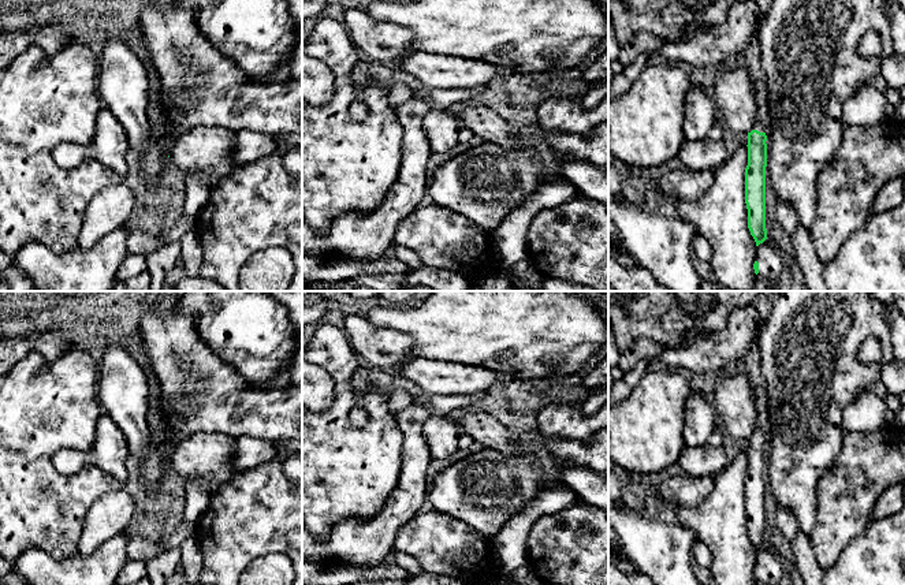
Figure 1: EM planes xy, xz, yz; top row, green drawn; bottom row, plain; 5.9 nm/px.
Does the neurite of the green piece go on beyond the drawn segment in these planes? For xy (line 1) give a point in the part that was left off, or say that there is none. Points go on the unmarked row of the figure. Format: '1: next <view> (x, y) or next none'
1: next none

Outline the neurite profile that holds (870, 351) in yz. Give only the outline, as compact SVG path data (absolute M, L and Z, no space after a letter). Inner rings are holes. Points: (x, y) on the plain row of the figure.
M875 336L864 340L864 343L859 349L857 357L864 364L882 364L884 361L884 357L882 354L882 346Z

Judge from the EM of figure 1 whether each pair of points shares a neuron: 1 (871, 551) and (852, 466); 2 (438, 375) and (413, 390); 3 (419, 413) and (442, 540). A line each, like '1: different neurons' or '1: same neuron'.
1: different neurons
2: different neurons
3: different neurons

